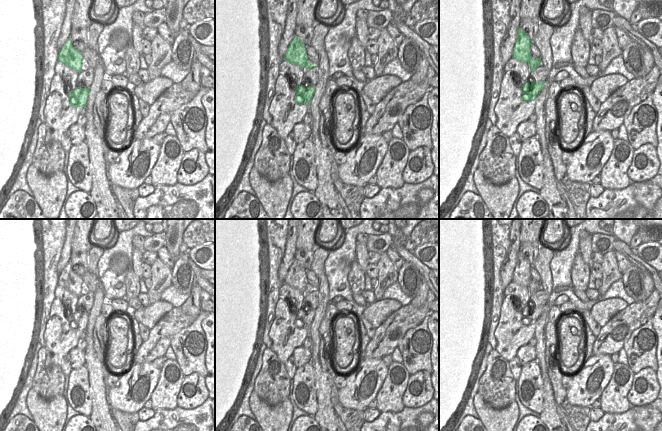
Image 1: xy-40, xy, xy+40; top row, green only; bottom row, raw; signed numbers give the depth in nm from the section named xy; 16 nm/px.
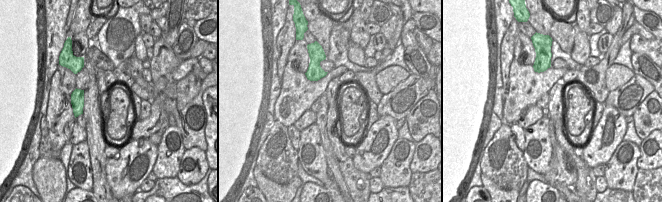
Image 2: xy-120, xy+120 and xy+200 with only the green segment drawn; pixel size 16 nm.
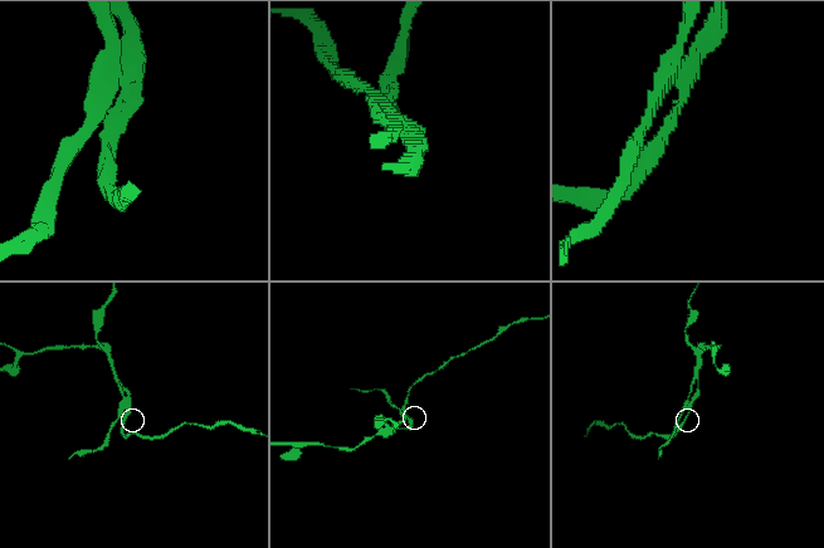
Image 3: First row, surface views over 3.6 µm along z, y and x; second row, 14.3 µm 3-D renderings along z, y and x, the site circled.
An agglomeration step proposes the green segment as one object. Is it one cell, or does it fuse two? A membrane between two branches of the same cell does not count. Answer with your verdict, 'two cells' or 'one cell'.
two cells

